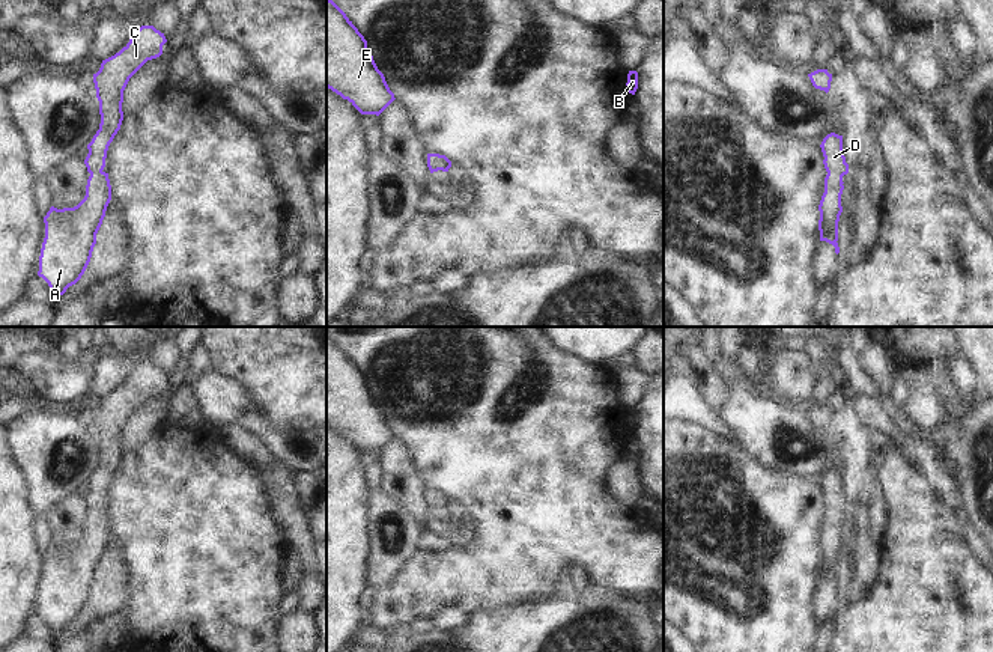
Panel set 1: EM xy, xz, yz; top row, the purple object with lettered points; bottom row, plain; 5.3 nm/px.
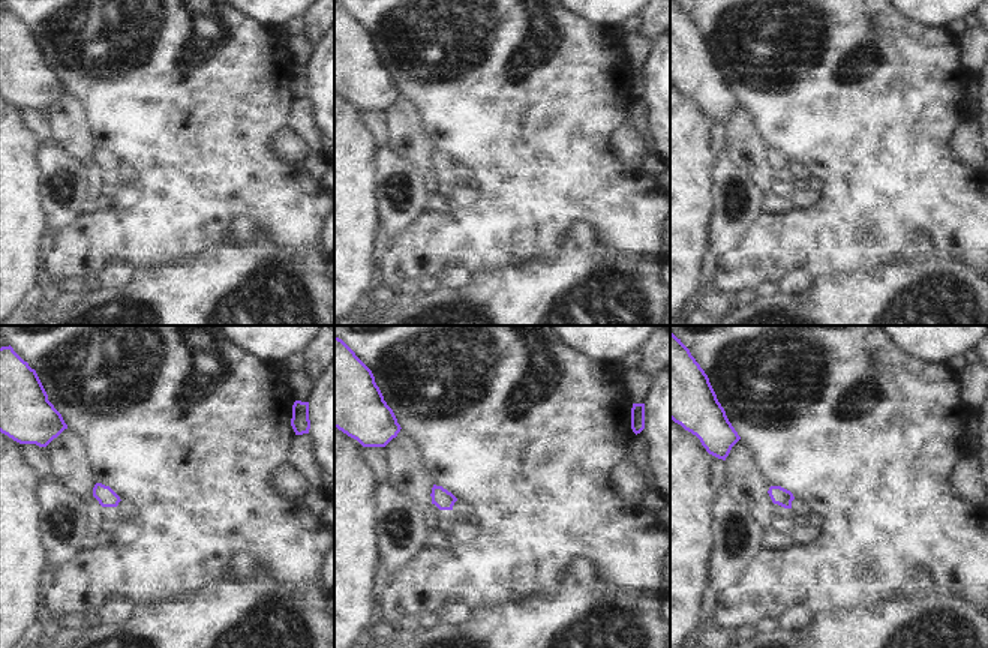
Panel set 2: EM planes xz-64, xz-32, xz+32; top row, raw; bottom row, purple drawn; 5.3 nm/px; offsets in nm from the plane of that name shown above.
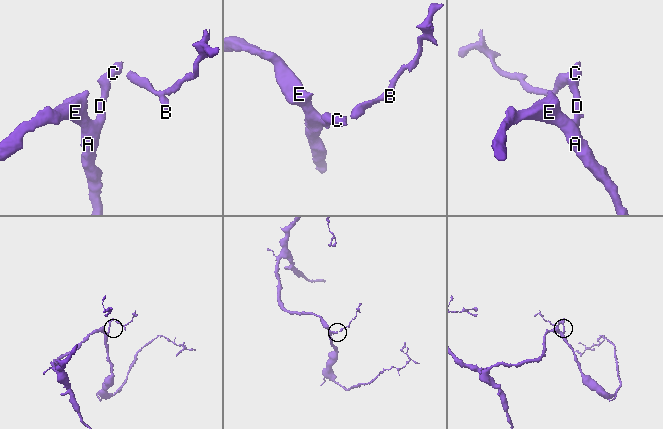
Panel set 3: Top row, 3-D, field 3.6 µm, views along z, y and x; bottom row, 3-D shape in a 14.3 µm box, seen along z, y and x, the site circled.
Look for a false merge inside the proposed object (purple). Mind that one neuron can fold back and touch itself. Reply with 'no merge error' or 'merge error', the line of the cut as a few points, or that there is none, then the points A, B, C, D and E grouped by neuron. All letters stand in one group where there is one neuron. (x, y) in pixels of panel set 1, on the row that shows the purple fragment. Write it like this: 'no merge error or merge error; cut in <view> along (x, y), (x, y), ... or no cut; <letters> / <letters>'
no merge error; no cut; A B C D E

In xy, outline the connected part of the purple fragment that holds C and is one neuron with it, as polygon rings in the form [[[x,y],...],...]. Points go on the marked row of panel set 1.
[[[141,26],[129,42],[119,53],[102,60],[99,71],[93,74],[101,123],[87,145],[84,164],[90,176],[86,196],[74,208],[51,206],[44,217],[45,238],[38,276],[48,283],[54,298],[63,295],[84,274],[111,200],[111,185],[104,167],[108,146],[123,120],[123,90],[147,60],[162,54],[166,42],[164,33],[153,26]]]

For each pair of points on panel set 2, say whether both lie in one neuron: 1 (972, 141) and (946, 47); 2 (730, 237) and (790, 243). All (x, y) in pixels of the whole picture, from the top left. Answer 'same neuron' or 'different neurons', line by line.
1: different neurons
2: different neurons

